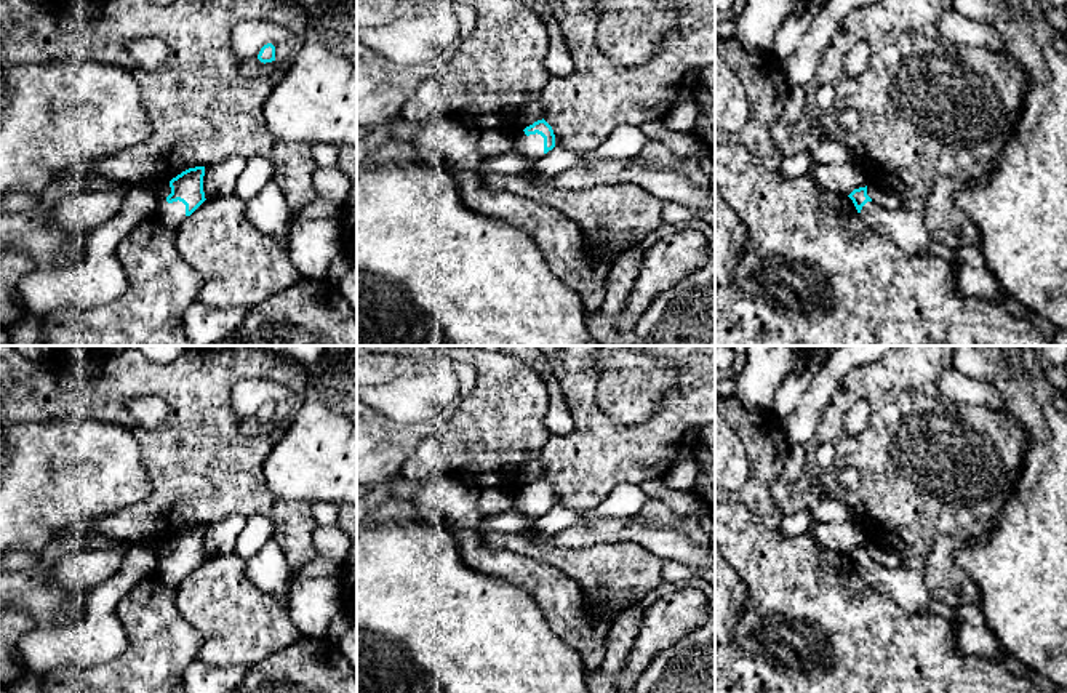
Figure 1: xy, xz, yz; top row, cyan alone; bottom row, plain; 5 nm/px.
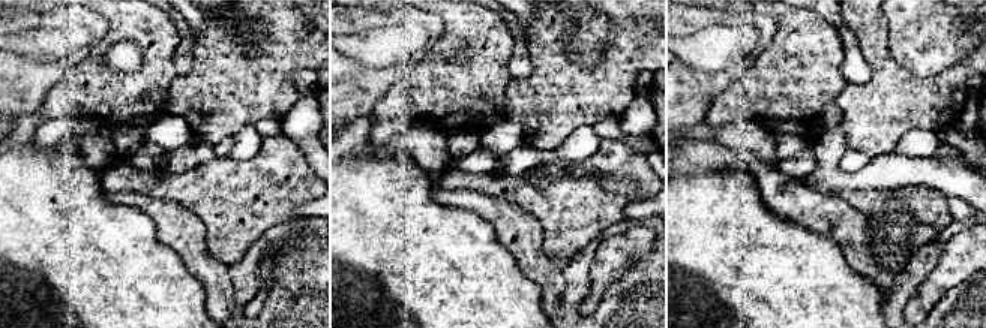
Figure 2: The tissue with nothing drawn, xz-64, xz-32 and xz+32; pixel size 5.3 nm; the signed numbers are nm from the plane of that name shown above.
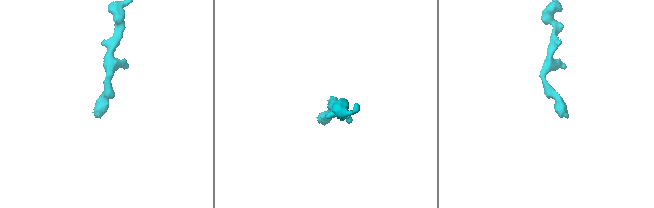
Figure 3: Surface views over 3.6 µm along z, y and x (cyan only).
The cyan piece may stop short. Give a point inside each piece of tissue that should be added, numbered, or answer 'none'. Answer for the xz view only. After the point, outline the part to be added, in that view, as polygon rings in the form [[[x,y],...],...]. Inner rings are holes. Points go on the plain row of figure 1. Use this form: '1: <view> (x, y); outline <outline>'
1: xz (666, 543); outline [[[520,490],[515,495],[515,511],[525,515],[530,527],[522,533],[533,543],[581,549],[601,543],[635,543],[651,554],[693,568],[697,576],[715,589],[715,557],[709,546],[693,543],[681,531],[649,527],[633,519],[585,517],[560,533],[544,535],[536,523],[544,515],[544,496],[526,495]]]

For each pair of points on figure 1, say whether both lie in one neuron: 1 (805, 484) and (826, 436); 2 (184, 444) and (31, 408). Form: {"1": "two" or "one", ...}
{"1": "one", "2": "one"}

